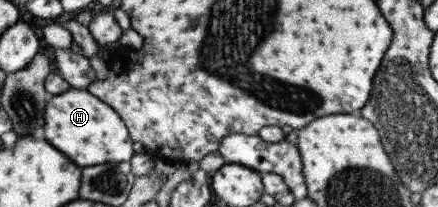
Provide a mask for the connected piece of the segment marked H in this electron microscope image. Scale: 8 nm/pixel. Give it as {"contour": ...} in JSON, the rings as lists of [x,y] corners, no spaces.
{"contour":[[[68,88],[46,102],[44,109],[44,139],[52,143],[78,167],[90,167],[100,163],[120,163],[133,156],[128,130],[119,115],[84,89]]]}

